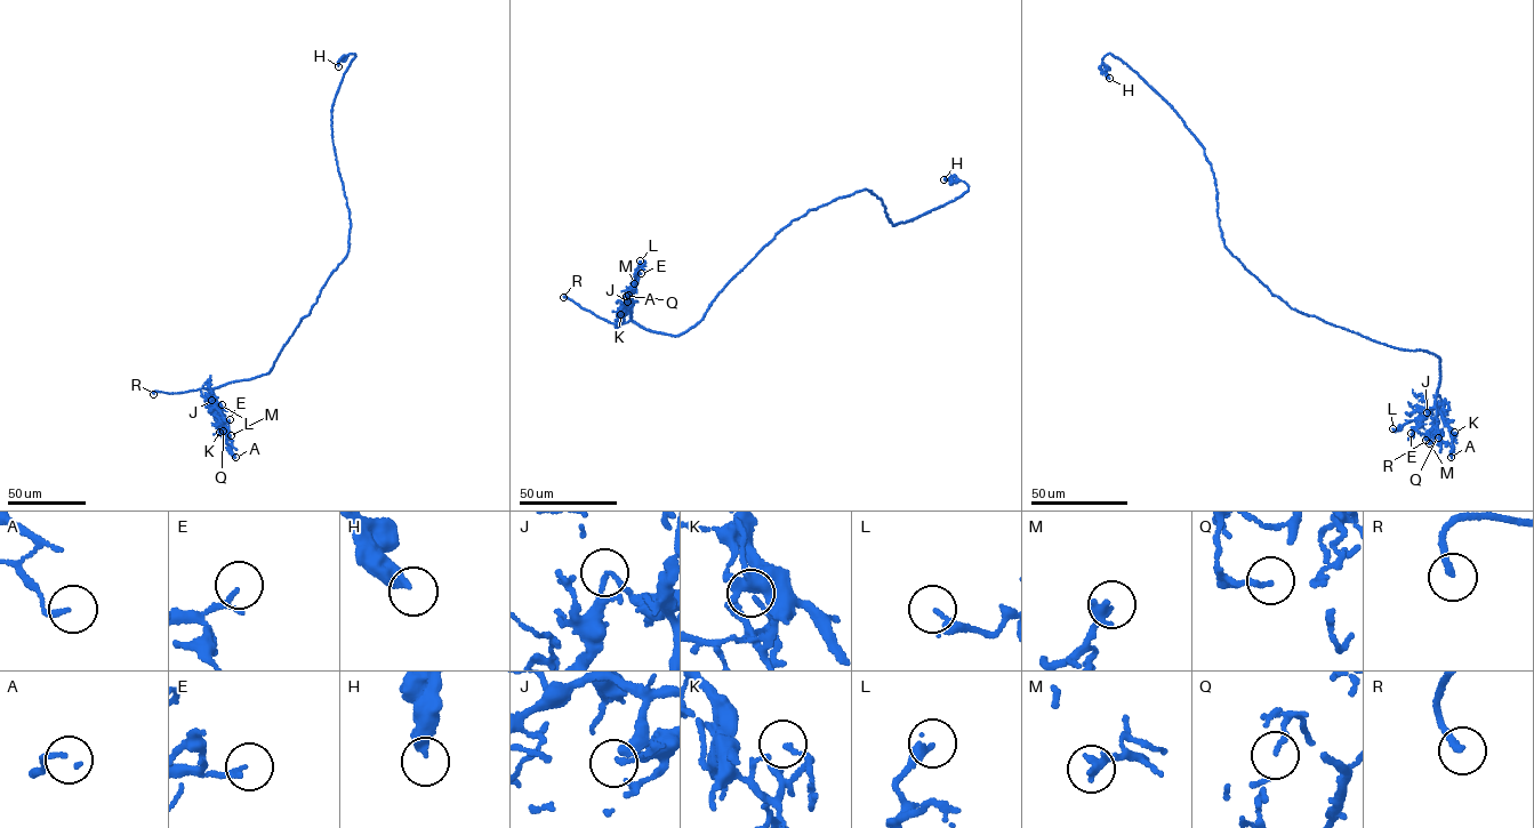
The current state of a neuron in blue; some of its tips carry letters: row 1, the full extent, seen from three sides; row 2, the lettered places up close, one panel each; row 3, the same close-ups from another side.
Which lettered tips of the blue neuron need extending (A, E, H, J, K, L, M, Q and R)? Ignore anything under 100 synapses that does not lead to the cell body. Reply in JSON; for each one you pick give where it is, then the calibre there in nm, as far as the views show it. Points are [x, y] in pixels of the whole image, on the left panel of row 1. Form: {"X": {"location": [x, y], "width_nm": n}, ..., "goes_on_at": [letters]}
{"R": {"location": [153, 394], "width_nm": 240}, "goes_on_at": ["R"]}

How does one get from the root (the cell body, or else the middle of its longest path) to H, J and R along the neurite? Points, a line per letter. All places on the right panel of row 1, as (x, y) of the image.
H: (1265, 286), (1225, 247), (1215, 178), (1202, 144), (1172, 106), (1110, 54), (1102, 59), (1109, 78)
J: (1265, 286), (1302, 313), (1392, 347), (1422, 350), (1439, 358), (1440, 378), (1435, 404), (1427, 412)
R: (1265, 286), (1302, 313), (1392, 347), (1422, 350), (1439, 358), (1437, 395), (1442, 403), (1426, 440)

